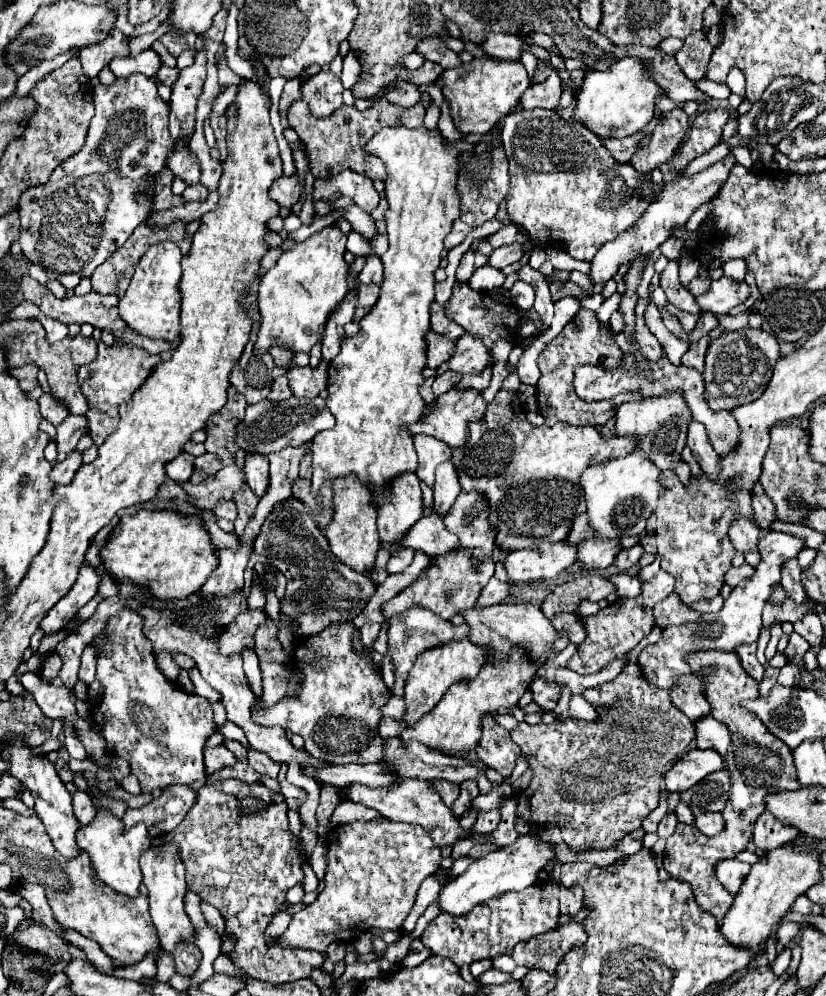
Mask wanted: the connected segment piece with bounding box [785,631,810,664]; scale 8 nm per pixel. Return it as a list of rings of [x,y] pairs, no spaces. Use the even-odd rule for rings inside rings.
[[[793,631],[789,638],[788,646],[785,650],[788,663],[793,664],[793,656],[803,656],[809,648],[809,643]]]

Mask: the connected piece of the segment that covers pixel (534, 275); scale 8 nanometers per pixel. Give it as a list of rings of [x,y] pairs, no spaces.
[[[521,268],[519,278],[535,288],[535,306],[533,308],[541,316],[543,324],[549,328],[551,318],[553,318],[553,302],[551,302],[551,294],[549,294],[549,286],[547,286],[545,276],[541,276],[539,272],[535,272],[531,268]]]

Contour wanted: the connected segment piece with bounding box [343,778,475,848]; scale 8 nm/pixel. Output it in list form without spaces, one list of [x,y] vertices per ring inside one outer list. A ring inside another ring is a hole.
[[[403,778],[397,784],[391,784],[387,788],[367,788],[361,784],[353,784],[349,788],[343,790],[347,794],[349,800],[353,802],[361,802],[373,810],[377,810],[383,818],[393,820],[393,822],[411,822],[411,824],[419,824],[425,828],[425,832],[429,832],[429,836],[433,836],[433,842],[437,844],[437,848],[443,846],[453,846],[457,840],[461,838],[471,838],[475,834],[475,830],[465,830],[461,828],[459,820],[453,816],[451,808],[447,808],[439,794],[431,788],[431,782],[427,780],[417,780],[417,778]]]

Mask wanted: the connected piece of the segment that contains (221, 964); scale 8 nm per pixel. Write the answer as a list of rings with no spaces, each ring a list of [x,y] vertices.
[[[217,956],[217,960],[215,960],[215,972],[229,972],[231,976],[245,976],[245,972],[241,972],[227,956]]]

